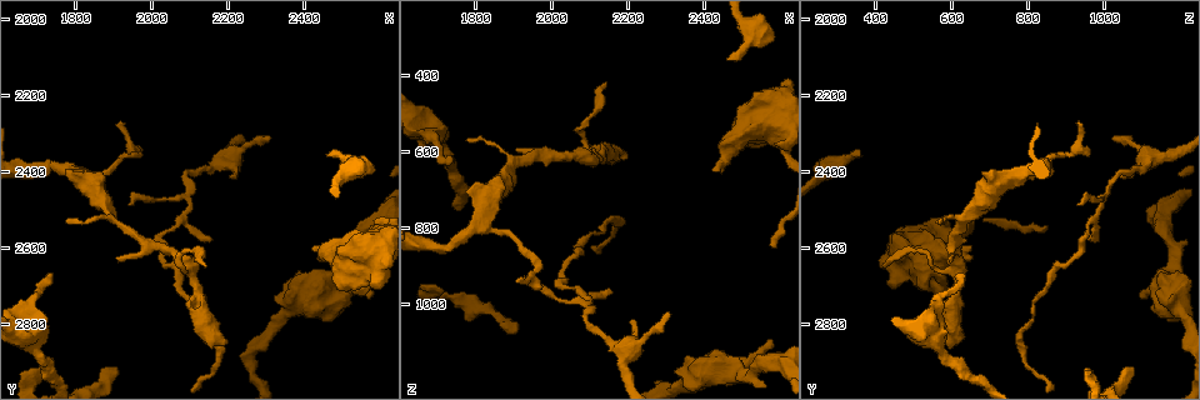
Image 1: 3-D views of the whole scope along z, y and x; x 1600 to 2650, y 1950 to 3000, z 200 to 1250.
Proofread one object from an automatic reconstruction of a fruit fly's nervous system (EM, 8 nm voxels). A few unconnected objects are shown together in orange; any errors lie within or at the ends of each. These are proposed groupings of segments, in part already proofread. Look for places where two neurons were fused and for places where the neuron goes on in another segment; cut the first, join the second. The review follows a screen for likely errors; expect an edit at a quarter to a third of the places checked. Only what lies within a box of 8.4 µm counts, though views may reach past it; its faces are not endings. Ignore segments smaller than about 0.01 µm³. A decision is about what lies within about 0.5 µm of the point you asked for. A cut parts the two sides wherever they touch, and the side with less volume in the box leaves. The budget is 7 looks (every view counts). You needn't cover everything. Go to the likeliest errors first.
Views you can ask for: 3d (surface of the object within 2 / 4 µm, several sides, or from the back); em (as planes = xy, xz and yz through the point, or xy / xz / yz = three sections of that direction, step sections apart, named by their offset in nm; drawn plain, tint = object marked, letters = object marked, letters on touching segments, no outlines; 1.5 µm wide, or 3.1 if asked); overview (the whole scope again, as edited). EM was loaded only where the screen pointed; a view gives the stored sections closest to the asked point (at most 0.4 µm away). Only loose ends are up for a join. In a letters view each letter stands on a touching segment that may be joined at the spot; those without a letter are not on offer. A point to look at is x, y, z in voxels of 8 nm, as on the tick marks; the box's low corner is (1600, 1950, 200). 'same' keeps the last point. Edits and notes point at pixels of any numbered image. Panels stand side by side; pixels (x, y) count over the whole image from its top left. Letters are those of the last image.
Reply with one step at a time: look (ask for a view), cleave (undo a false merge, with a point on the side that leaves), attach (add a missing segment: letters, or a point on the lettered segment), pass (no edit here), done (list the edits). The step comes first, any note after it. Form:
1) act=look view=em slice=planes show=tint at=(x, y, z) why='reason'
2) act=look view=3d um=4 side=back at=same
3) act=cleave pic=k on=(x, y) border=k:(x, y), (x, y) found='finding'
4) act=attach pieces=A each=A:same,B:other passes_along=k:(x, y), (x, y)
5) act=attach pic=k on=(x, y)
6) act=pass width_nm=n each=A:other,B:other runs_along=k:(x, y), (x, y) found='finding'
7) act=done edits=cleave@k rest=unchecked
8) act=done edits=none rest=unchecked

act=look view=em slice=yz step=4 show=letters at=(2460, 2355, 360) why='branch stops here'

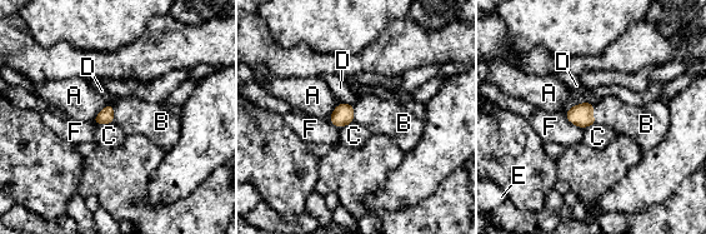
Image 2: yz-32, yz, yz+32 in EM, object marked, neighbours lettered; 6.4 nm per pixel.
act=look view=em slice=planes show=letters at=same

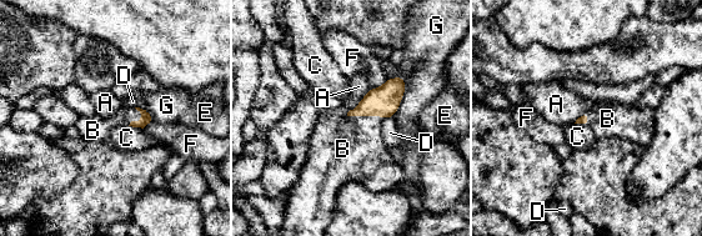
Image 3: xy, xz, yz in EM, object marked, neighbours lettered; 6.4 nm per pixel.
act=attach pieces=B each=A:other,B:same,C:other,D:other,E:other,F:other,G:other found='the neuron continues'

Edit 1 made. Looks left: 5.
act=look view=overview

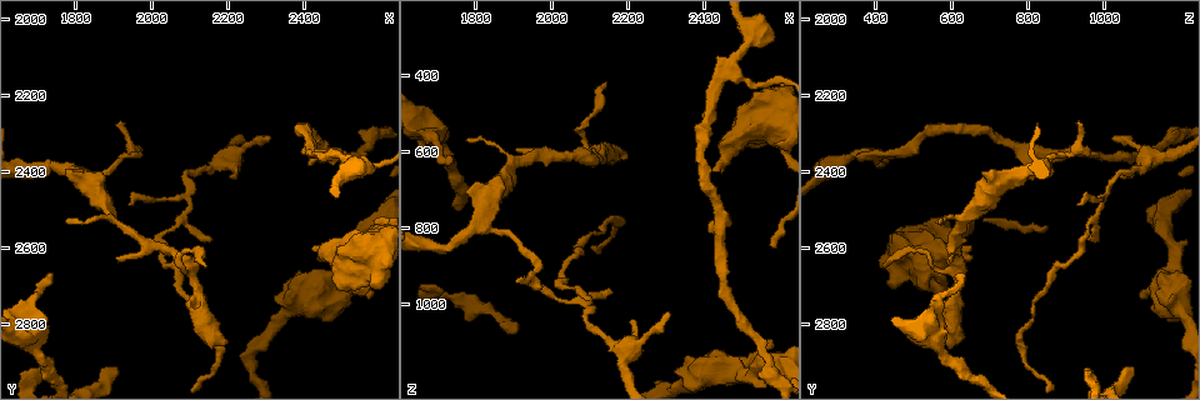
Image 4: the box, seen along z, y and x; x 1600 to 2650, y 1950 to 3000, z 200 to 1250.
act=look view=em slice=yz step=4 show=tint at=(1915, 2930, 1070) why='branch stops here'

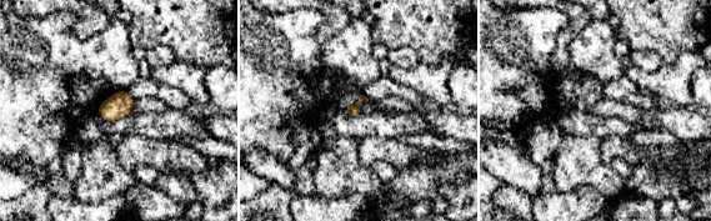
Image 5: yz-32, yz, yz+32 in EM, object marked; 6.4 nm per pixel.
act=look view=em slice=planes show=letters at=same why='another direction'

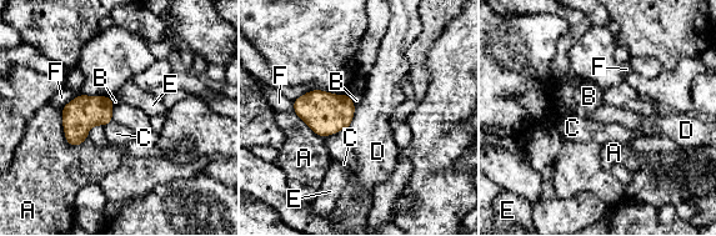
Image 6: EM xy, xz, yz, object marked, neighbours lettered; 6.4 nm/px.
act=pass each=A:other,B:other,C:other,D:other,E:other,F:other border=6:(356, 106), (349, 127) found='none of them fits'

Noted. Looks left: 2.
act=look view=3d um=2 side=back at=(2580, 2730, 1095) why='branch stops here'

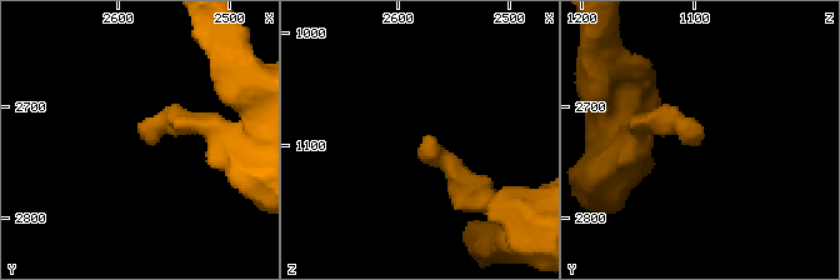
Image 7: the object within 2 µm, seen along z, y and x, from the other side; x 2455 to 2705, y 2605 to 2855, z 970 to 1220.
act=look view=em slice=planes show=letters at=(2576, 2728, 1090) why='now the EM'

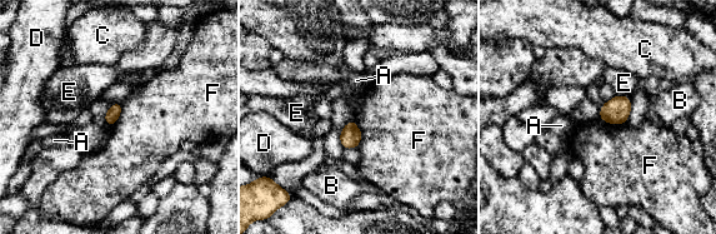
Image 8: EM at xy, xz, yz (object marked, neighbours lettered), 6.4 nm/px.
act=pass longest_contact=F:190nm each=A:other,B:other,C:other,D:other,E:other,F:other found='no lettered segment goes on from it'

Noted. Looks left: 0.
act=done edits=attach@3 rest=unchecked

